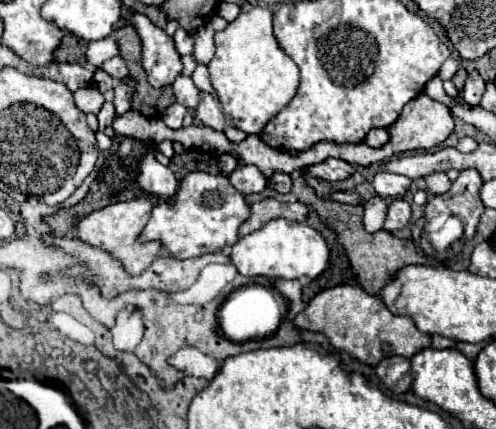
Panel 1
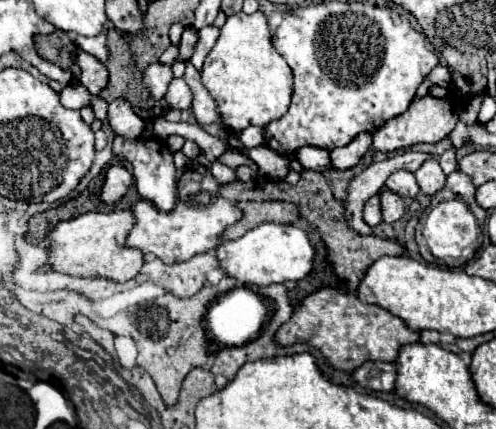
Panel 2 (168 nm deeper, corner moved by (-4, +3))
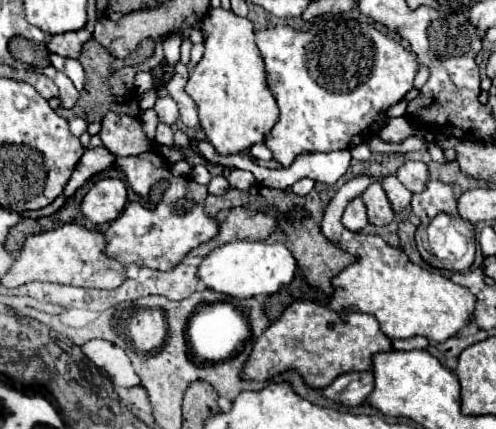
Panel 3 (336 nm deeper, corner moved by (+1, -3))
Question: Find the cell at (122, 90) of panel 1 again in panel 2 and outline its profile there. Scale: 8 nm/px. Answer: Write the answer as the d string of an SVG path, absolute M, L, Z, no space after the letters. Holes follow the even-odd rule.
M114 100L108 108L108 122L112 126L112 130L120 136L126 138L140 138L142 136L142 128L144 128L144 120L138 118L130 106L128 100Z

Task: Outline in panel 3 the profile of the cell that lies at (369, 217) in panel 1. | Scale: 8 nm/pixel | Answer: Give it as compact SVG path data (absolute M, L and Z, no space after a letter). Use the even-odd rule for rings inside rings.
M355 198L349 202L349 206L345 208L345 212L341 216L341 224L353 232L359 232L369 224L367 214L365 214L365 204L361 202L361 198Z

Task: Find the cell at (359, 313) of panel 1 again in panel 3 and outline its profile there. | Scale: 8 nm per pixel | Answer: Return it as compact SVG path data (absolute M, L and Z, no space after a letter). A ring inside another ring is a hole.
M293 302L255 340L241 378L265 382L287 370L295 370L307 386L321 390L341 374L371 370L373 354L389 350L391 340L381 332L379 322L371 314L333 312L315 302Z

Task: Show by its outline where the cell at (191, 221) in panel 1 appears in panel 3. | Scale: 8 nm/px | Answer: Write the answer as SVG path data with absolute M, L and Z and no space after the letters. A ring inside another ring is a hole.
M169 176L169 188L163 192L163 198L153 206L143 206L139 202L127 204L123 214L115 218L105 230L105 254L119 260L121 264L137 264L155 270L171 270L177 266L183 256L195 246L211 240L219 226L205 214L203 202L207 198L207 186L197 184L191 176Z

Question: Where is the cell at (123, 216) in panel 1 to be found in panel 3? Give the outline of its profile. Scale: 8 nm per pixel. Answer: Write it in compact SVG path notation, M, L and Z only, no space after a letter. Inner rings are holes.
M63 224L61 228L27 236L13 266L1 278L1 284L5 288L17 288L21 284L39 280L39 282L83 286L83 288L99 288L99 290L117 288L125 280L125 266L105 256L103 248L105 248L103 234L85 230L79 224Z

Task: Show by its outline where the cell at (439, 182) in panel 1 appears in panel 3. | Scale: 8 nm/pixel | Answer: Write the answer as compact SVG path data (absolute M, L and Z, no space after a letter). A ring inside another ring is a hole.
M409 160L405 162L397 172L395 176L399 178L399 182L411 190L411 192L421 192L425 188L425 182L429 180L429 170L427 170L427 164L425 162L415 162L415 160Z

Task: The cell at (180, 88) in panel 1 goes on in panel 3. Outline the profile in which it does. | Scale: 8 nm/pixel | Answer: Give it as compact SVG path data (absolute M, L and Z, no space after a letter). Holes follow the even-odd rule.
M165 96L165 98L157 98L157 102L155 102L155 106L153 106L153 110L157 112L157 116L159 116L159 122L163 122L163 124L173 124L177 118L179 118L179 110L177 110L177 104L169 98L169 96Z

